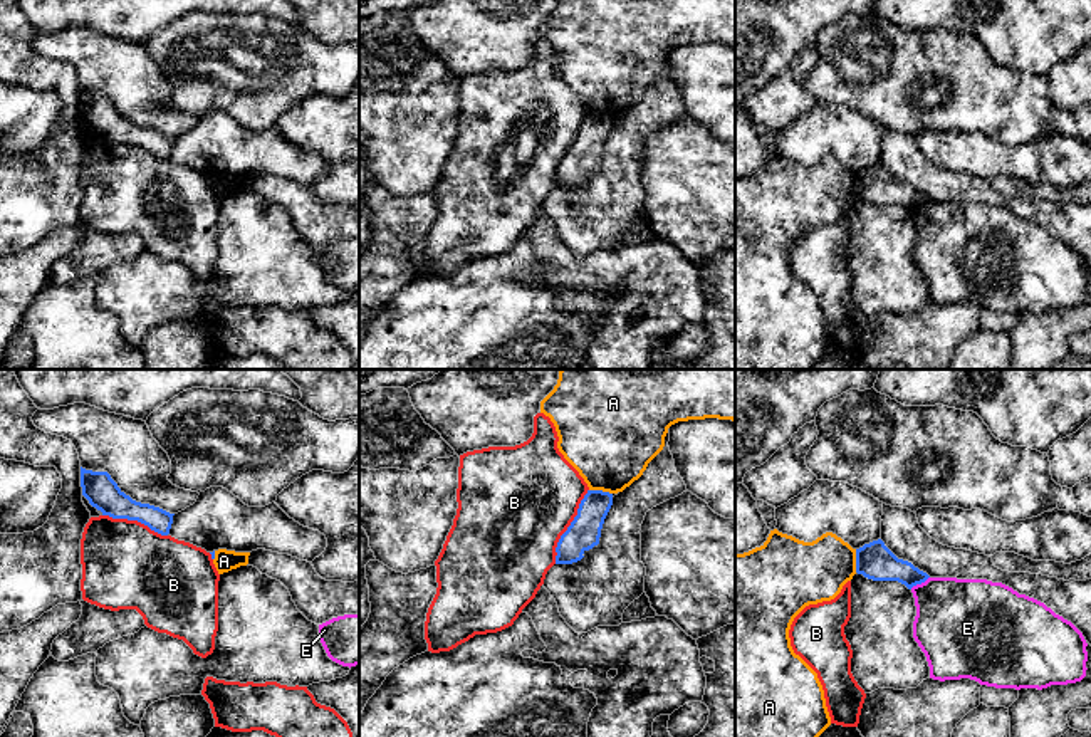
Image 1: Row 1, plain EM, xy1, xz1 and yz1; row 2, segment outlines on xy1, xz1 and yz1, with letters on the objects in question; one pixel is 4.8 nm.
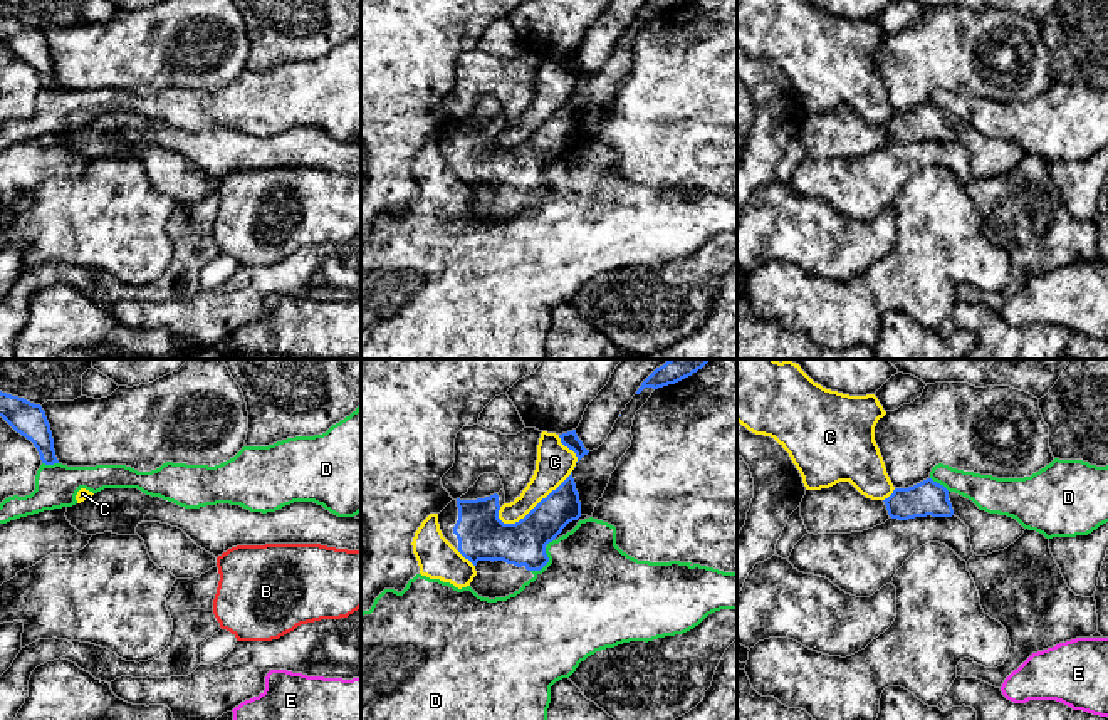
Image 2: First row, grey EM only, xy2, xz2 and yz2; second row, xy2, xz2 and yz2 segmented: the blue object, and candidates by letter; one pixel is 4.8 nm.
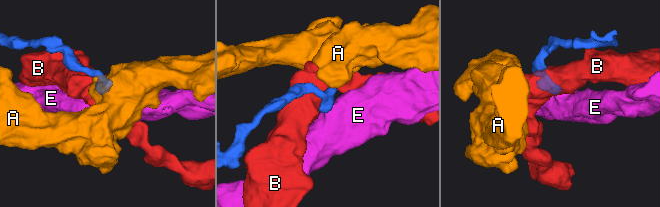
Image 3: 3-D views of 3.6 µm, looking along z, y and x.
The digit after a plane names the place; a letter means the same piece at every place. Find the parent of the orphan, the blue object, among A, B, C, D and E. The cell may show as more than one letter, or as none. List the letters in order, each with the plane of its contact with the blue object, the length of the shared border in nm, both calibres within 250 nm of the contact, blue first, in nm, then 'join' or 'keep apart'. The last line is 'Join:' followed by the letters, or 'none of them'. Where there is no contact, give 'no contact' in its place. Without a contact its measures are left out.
A: contact in xz1; length 110 nm; calibres 160 and 420 nm; keep apart
B: contact in xz1; length 400 nm; calibres 160 and 500 nm; keep apart
C: contact in xz2; length 420 nm; calibres 220 and 180 nm; keep apart
D: contact in xz2; length 140 nm; calibres 220 and 500 nm; keep apart
E: contact in yz1; length 110 nm; calibres 180 and 380 nm; keep apart
Join: none of them

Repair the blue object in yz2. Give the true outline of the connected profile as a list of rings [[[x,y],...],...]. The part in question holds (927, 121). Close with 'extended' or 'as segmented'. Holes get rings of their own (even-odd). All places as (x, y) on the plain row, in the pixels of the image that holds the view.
[[[932,102],[908,112],[895,112],[883,126],[888,139],[898,144],[959,141],[969,151],[972,176],[977,180],[1007,173],[1026,154],[1016,143],[980,134],[972,124],[949,116]]] | extended

